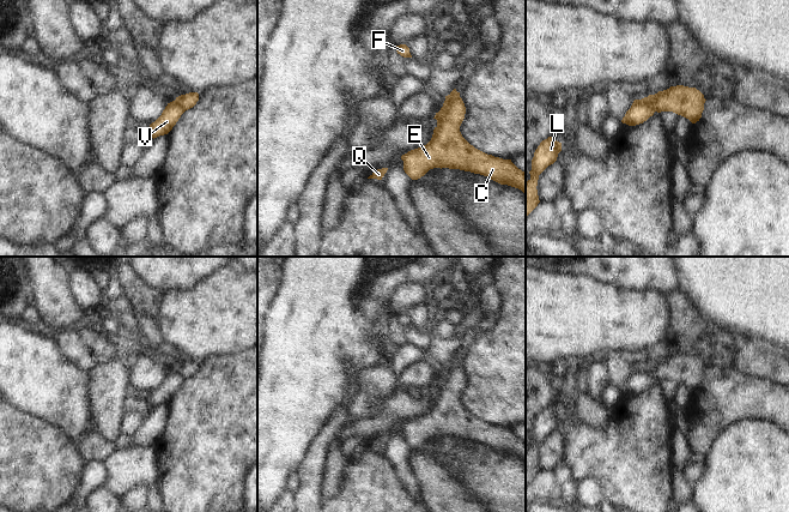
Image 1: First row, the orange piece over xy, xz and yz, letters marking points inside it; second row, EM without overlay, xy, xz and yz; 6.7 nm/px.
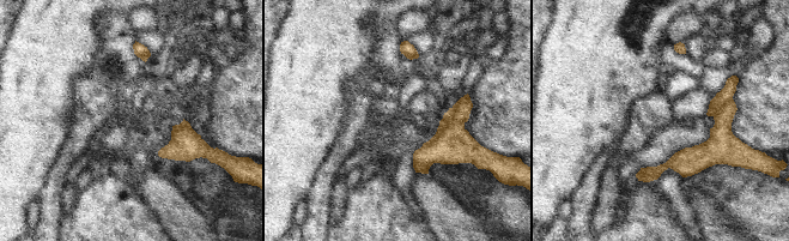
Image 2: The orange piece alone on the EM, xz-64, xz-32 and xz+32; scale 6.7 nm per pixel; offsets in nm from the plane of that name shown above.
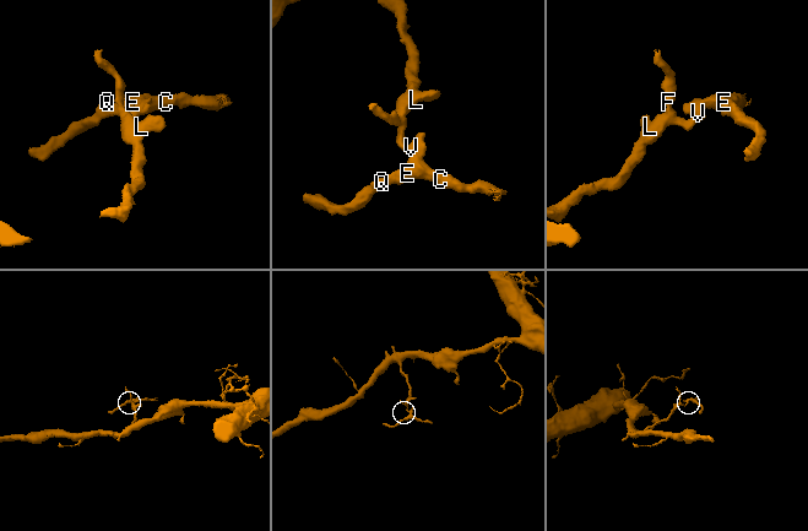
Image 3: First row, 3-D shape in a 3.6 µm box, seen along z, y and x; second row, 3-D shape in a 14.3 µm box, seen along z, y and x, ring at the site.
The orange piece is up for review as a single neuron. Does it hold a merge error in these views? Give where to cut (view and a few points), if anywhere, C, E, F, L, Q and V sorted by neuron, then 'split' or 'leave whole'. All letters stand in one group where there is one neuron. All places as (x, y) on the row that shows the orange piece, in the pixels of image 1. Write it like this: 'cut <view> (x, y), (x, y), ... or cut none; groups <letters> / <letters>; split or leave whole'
cut xz (459, 94), (436, 119); groups C E Q / F L V; split

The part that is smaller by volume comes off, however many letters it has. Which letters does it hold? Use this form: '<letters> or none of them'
C, E, Q

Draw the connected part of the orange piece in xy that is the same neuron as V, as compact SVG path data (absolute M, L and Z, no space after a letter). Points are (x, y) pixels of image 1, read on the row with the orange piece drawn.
M177 100L168 103L162 115L150 125L146 133L153 139L168 134L184 112L186 110L178 104Z

